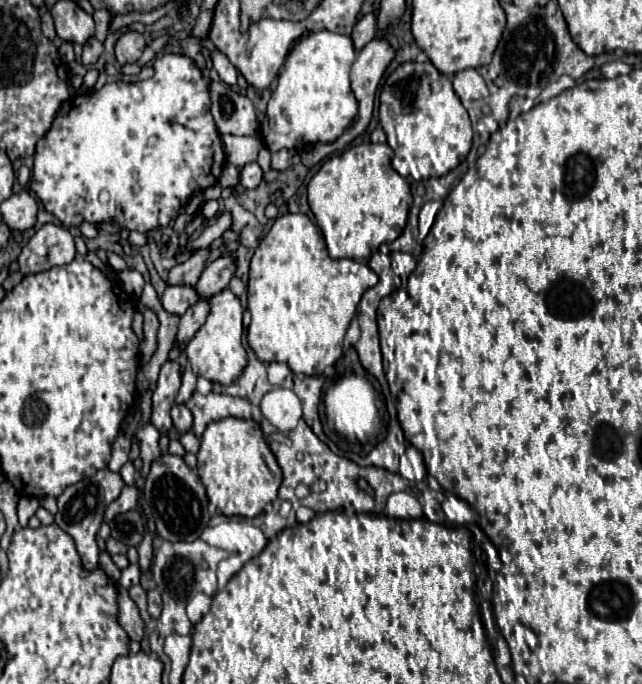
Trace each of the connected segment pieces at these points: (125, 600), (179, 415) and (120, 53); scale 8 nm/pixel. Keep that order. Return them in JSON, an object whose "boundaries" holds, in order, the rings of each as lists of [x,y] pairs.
{"boundaries":[[[[119,587],[119,623],[133,641],[143,639],[143,635],[145,635],[143,619],[139,615],[135,601],[127,595],[127,589],[123,589],[123,587]]],[[[173,405],[171,417],[173,417],[173,427],[175,427],[179,433],[191,431],[191,411],[189,411],[185,405]]],[[[127,31],[115,43],[115,57],[117,57],[119,65],[135,63],[141,57],[143,49],[145,49],[143,35],[139,31]]]]}

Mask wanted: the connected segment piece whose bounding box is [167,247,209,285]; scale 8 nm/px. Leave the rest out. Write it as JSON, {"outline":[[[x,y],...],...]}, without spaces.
{"outline":[[[209,247],[205,249],[195,249],[191,257],[179,265],[175,265],[169,271],[169,281],[167,283],[183,283],[183,285],[195,285],[199,281],[199,275],[205,267],[205,261],[209,257]]]}

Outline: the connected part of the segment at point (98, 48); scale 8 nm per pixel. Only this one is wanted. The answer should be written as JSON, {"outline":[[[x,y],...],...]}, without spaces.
{"outline":[[[91,37],[91,39],[83,45],[83,55],[81,55],[83,65],[93,65],[93,63],[99,59],[101,53],[103,53],[103,43],[97,41],[95,37]]]}

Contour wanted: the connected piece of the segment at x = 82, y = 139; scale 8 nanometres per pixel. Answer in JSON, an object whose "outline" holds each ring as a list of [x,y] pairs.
{"outline":[[[167,53],[153,63],[153,77],[143,83],[105,83],[101,91],[87,91],[61,105],[47,135],[39,139],[31,189],[65,227],[81,221],[109,223],[117,221],[129,231],[147,233],[155,227],[167,227],[171,219],[189,203],[191,195],[215,185],[221,177],[227,155],[215,121],[209,111],[207,83],[193,59],[181,53]]]}

